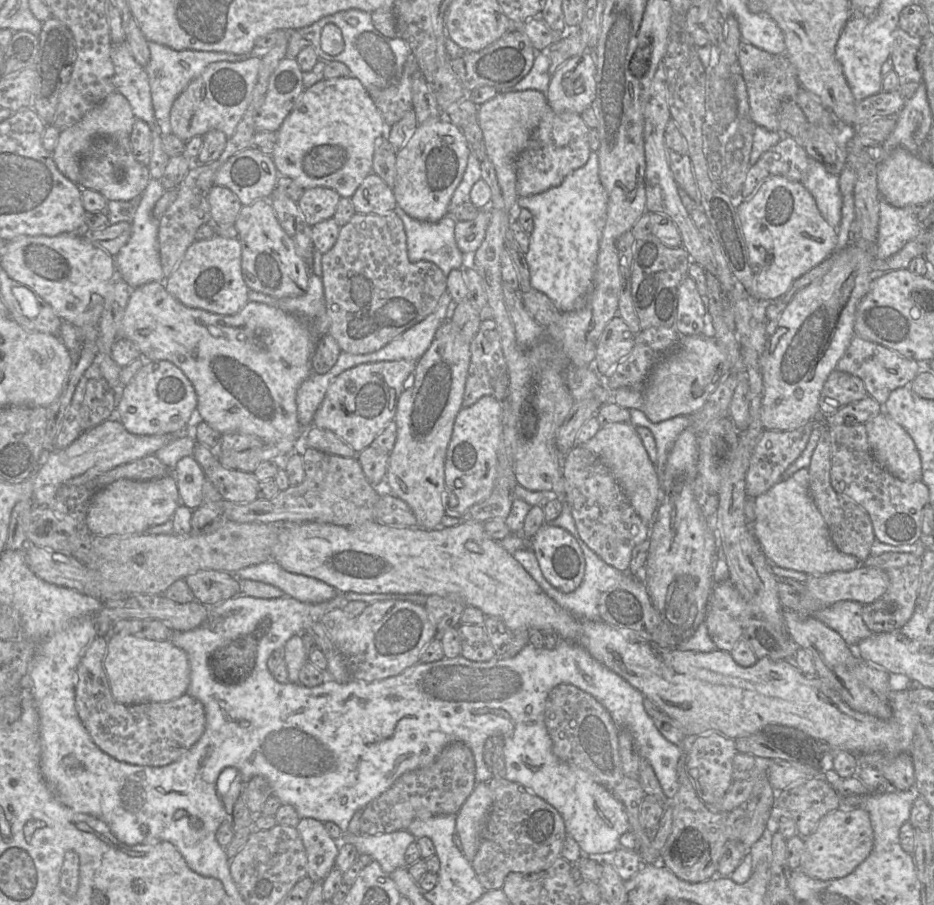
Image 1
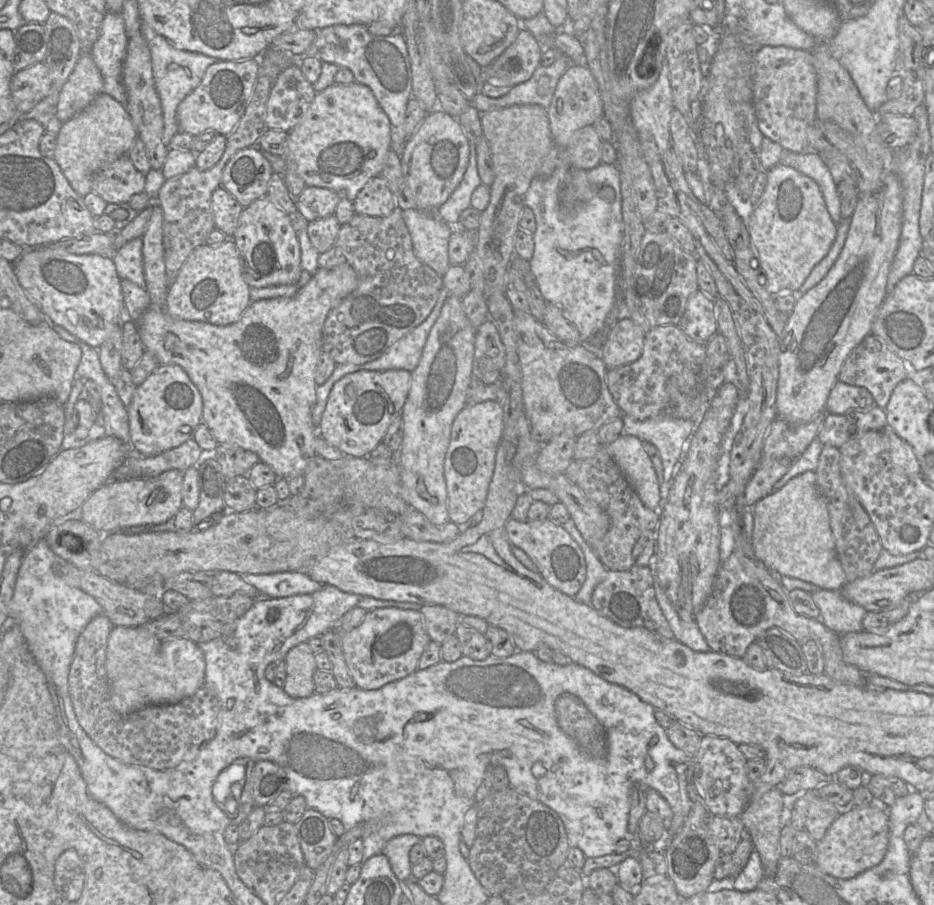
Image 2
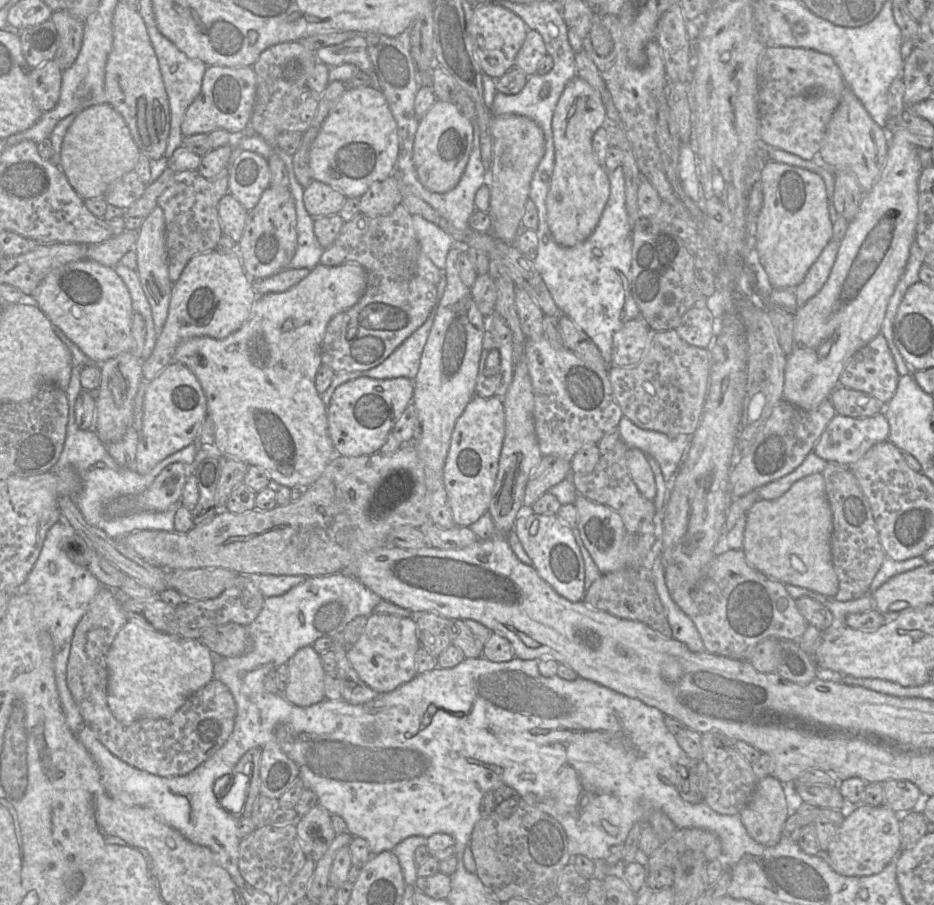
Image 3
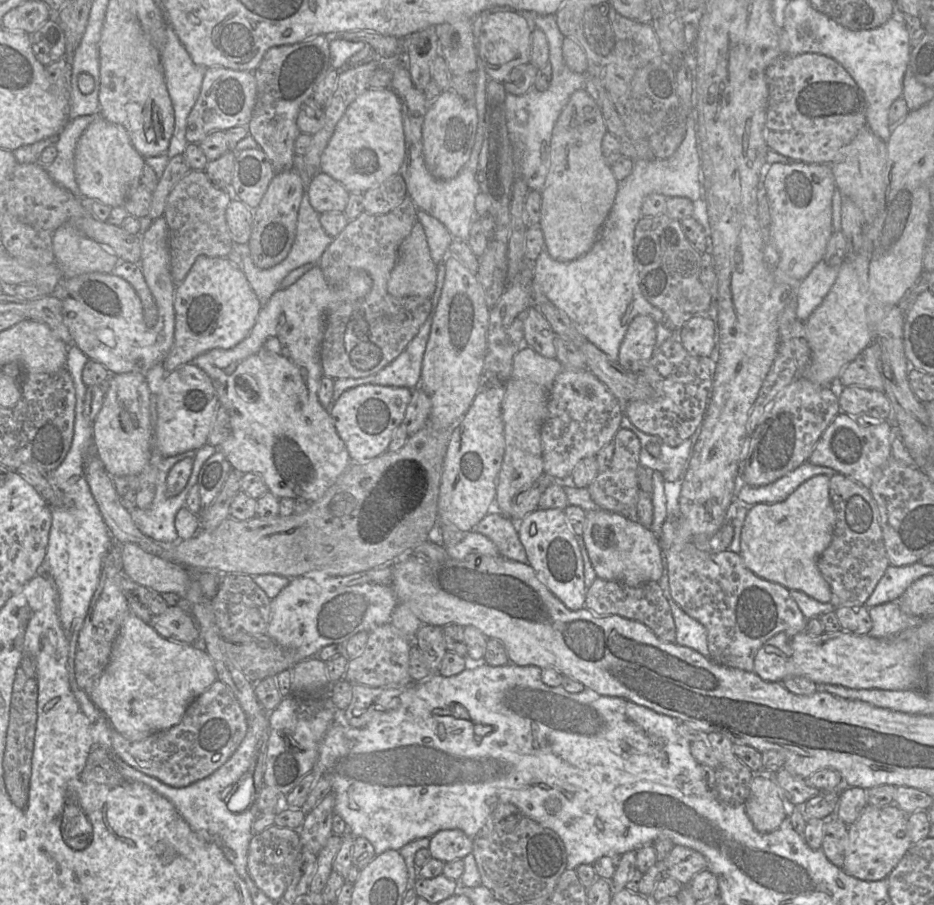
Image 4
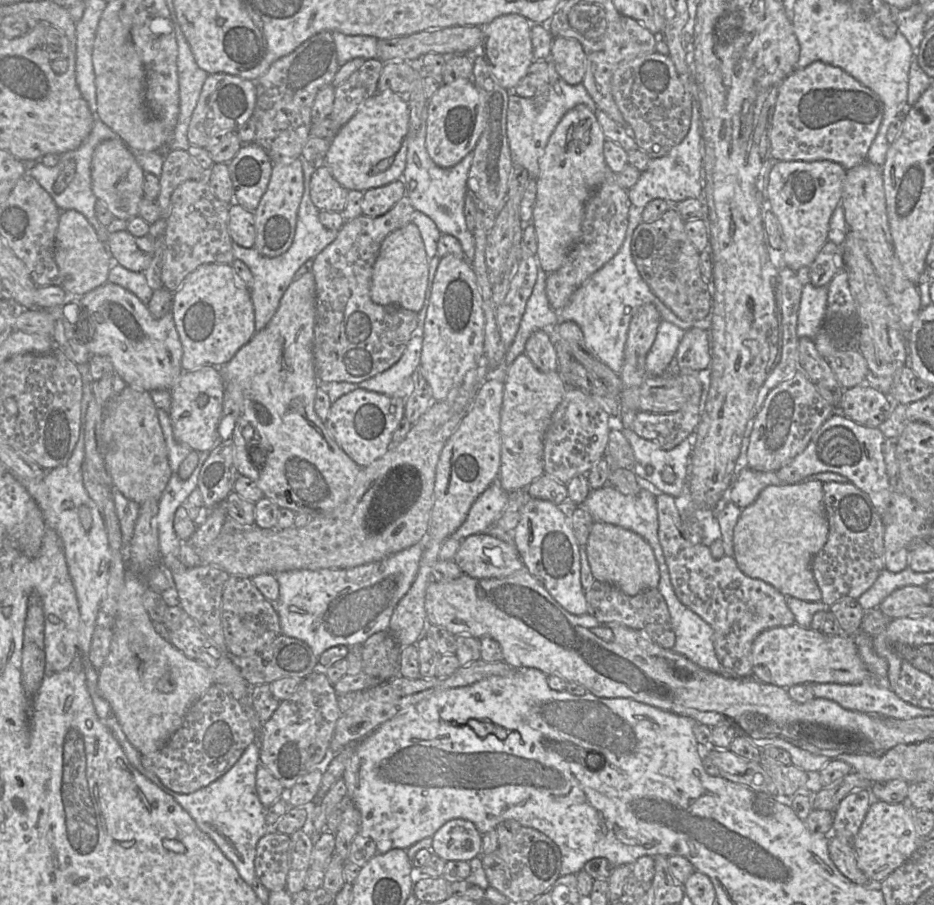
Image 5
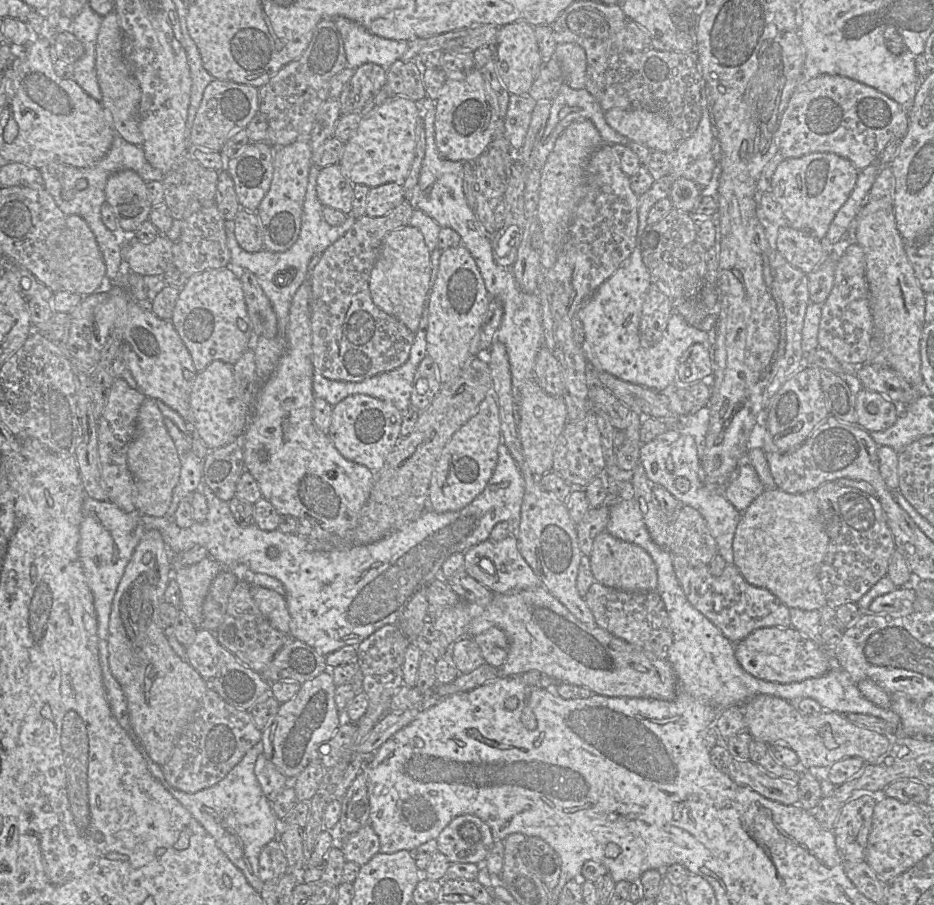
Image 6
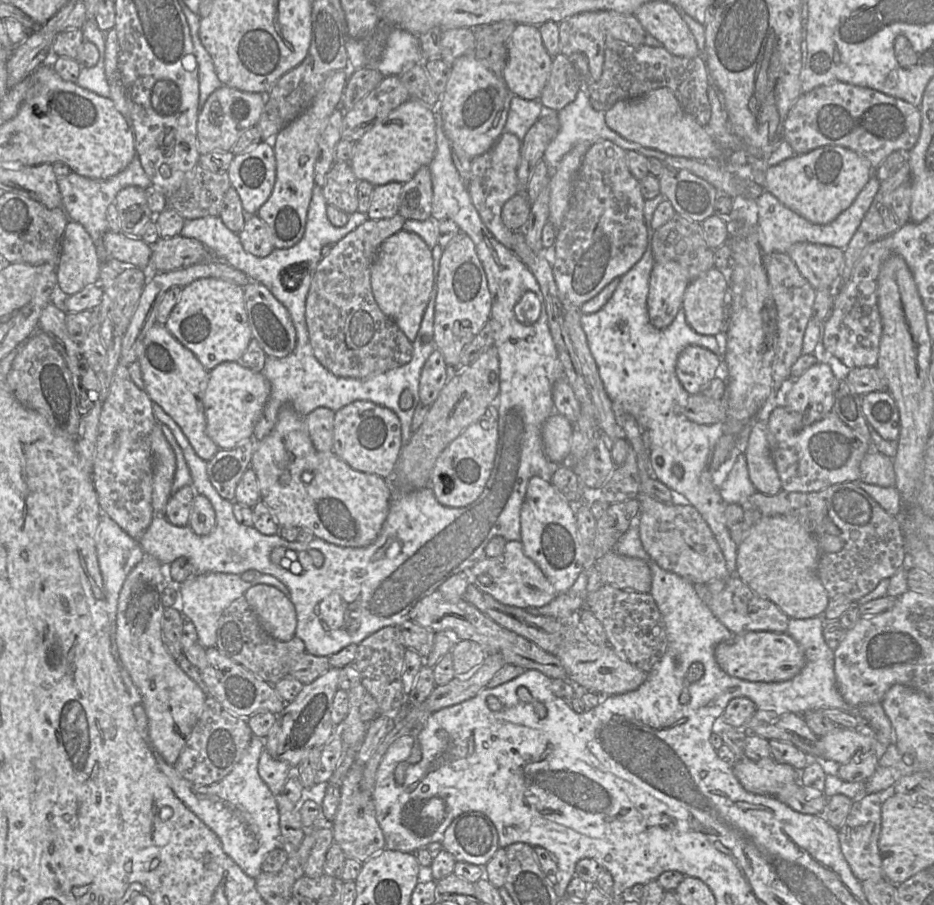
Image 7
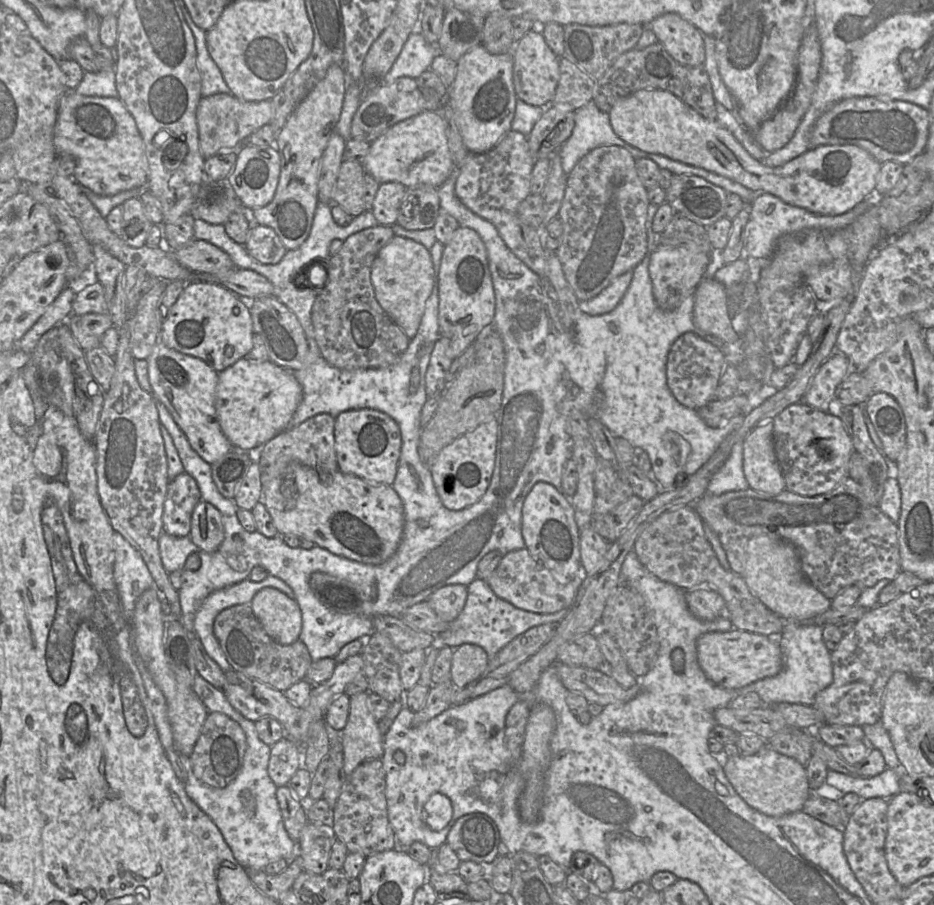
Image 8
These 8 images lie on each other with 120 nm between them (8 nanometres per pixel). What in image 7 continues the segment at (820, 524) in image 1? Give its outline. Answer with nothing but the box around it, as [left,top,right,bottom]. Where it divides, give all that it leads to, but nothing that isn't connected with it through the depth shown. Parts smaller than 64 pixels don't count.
[736,516,843,619]

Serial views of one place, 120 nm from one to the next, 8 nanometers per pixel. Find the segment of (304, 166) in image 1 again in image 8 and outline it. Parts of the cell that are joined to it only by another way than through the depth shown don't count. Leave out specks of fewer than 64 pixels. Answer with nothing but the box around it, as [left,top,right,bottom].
[362,111,456,188]

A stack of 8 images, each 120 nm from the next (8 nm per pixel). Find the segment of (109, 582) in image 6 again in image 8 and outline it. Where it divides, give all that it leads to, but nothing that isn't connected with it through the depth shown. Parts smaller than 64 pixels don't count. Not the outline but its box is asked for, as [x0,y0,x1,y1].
[113,533,154,626]

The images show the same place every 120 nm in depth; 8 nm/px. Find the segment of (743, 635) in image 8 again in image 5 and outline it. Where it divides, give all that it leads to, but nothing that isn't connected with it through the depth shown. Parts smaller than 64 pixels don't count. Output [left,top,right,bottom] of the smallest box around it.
[751,623,870,688]

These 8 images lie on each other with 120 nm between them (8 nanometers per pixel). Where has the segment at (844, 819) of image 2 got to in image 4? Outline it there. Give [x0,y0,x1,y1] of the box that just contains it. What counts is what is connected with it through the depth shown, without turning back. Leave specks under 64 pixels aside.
[843,804,913,880]

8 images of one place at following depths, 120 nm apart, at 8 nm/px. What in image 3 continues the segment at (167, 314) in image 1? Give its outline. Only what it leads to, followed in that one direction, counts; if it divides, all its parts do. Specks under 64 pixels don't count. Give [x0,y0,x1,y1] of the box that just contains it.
[173,262,367,487]

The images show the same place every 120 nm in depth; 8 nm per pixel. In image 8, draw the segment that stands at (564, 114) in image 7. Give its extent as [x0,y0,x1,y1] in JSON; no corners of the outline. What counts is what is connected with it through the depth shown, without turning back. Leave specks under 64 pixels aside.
[558,101,650,175]

